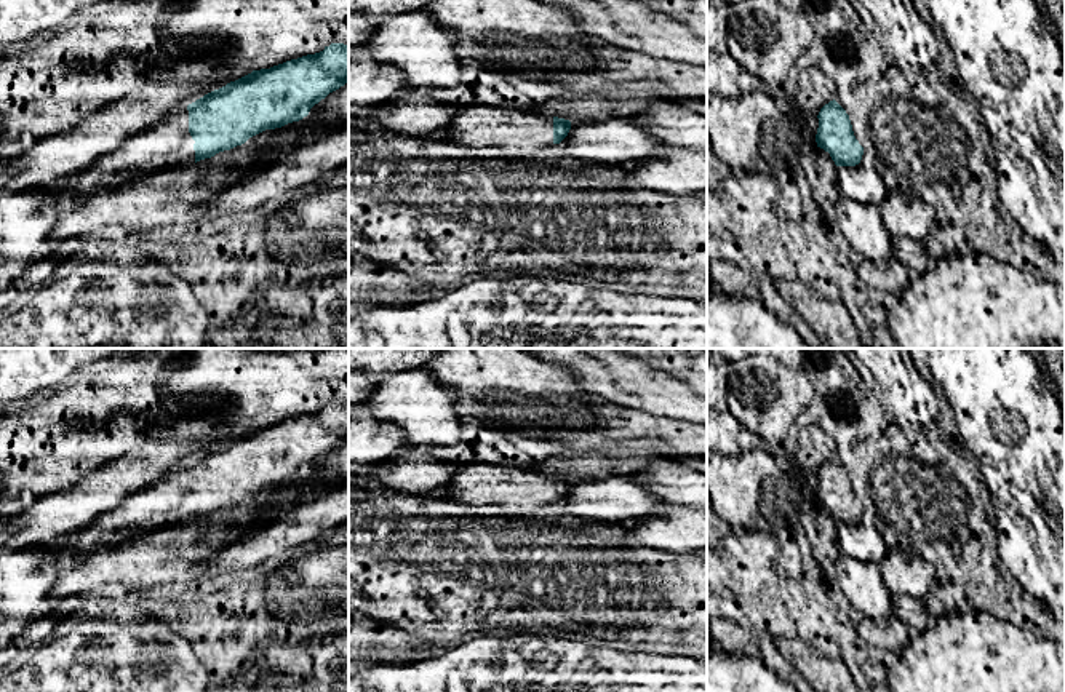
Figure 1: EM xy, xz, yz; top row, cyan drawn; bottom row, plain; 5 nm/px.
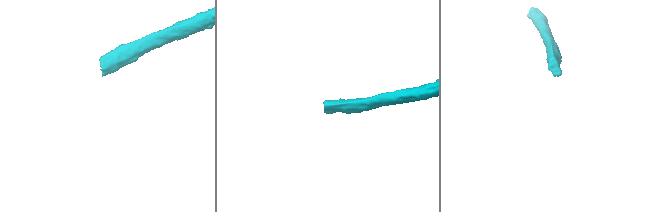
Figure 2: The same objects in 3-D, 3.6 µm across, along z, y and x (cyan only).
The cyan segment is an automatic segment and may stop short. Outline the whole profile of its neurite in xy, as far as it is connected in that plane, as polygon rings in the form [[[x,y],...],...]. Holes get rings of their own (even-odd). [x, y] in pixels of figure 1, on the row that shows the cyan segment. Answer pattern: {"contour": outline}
{"contour": [[[331,43],[323,51],[286,61],[214,89],[168,115],[160,123],[126,137],[115,150],[101,155],[82,174],[62,187],[51,187],[59,203],[115,190],[125,182],[170,166],[189,166],[219,152],[245,144],[249,137],[299,121],[329,93],[349,83],[349,45]]]}

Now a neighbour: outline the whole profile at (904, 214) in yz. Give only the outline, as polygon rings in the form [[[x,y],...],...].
[[[888,190],[878,209],[891,237],[908,237],[923,243],[937,222],[932,206],[913,193]]]

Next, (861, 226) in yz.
[[[840,197],[836,224],[849,246],[864,259],[886,260],[892,256],[892,237],[880,219],[880,209]]]

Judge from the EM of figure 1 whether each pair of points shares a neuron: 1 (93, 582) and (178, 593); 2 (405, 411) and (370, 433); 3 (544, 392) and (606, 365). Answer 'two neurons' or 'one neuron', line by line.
1: one neuron
2: two neurons
3: two neurons

